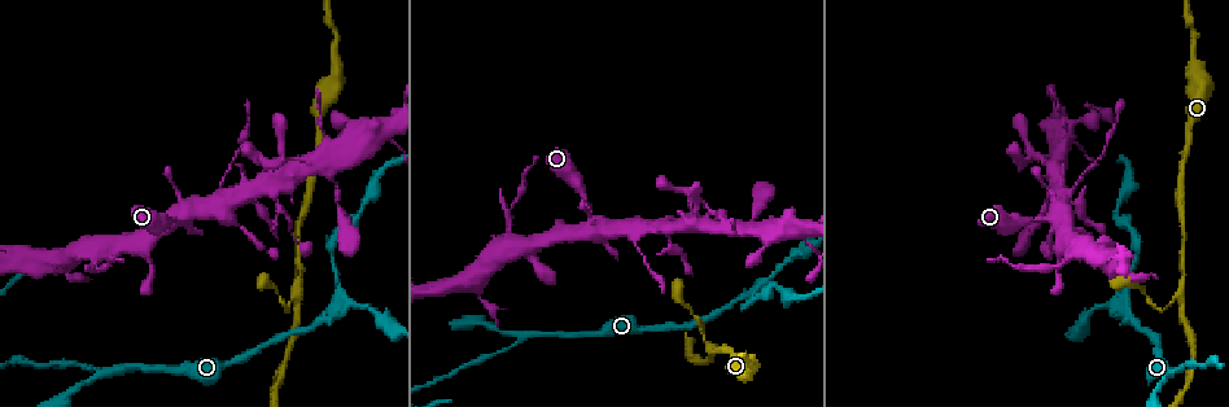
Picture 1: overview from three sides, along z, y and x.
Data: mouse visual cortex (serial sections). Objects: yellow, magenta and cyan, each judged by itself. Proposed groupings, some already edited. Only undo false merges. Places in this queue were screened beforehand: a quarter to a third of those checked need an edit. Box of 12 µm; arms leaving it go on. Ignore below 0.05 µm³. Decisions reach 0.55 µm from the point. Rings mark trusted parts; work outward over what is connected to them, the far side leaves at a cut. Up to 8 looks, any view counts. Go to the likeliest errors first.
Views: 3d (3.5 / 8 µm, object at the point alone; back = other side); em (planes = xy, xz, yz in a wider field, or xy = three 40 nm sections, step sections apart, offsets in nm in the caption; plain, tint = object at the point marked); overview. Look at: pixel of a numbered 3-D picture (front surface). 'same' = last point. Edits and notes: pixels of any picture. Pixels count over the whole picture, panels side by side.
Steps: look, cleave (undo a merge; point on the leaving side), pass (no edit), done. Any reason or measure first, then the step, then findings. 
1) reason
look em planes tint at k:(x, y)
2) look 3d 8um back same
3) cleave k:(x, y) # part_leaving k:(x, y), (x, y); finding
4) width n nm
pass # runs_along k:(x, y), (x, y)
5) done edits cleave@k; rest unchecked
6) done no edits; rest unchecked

look 3d 8um back at 1:(525, 337)

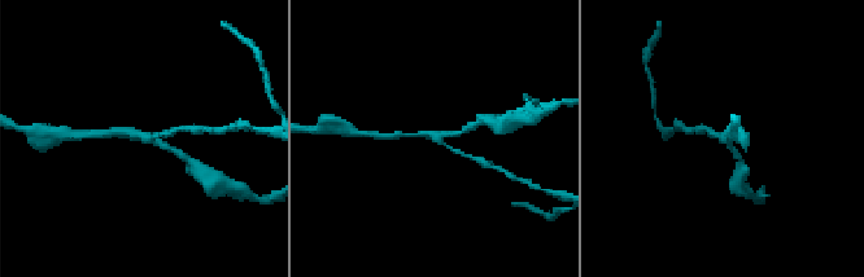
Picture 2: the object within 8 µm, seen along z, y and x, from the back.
arms 3; arm_widths 150, 150, 200 nm
look em xy step 3 tint at 2:(147, 136)

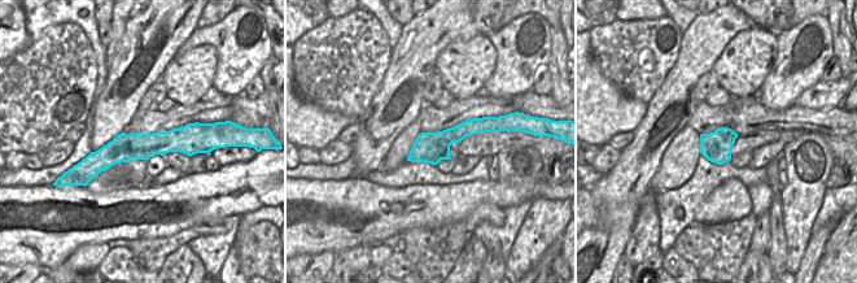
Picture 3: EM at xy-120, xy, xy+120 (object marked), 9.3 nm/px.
cleave 2:(168, 133) # a second cell is stuck on

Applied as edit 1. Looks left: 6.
see it whole again
look overview

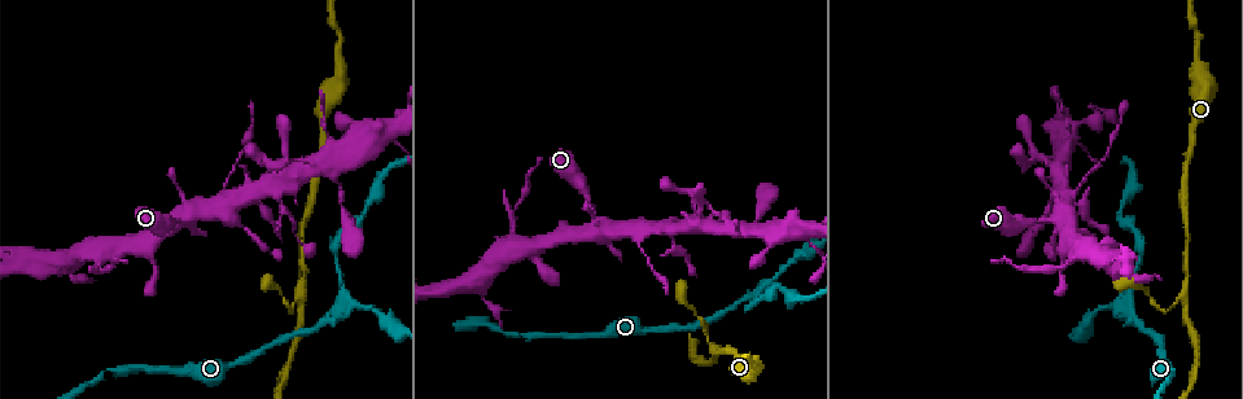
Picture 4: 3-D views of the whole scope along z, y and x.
arms part here
look 3d 3.5um at 4:(1130, 305)

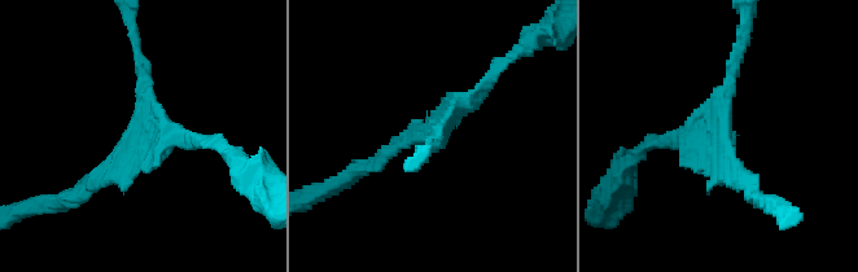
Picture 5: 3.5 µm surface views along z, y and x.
now the EM
look em xy step 1 tint at 5:(725, 139)

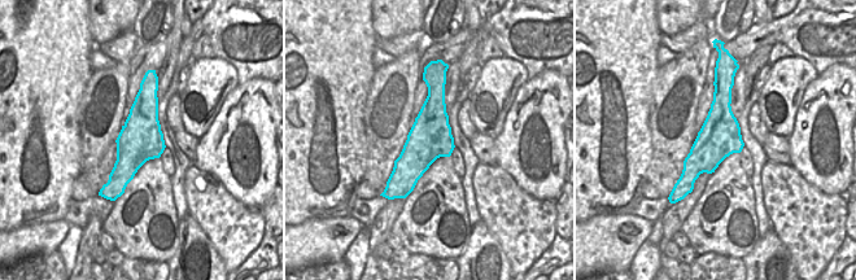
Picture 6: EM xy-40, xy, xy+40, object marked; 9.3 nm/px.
pass # runs_along 6:(147, 84), (140, 139), (118, 192); one cell here

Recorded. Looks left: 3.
abrupt turn
look 3d 3.5um at 4:(302, 297)

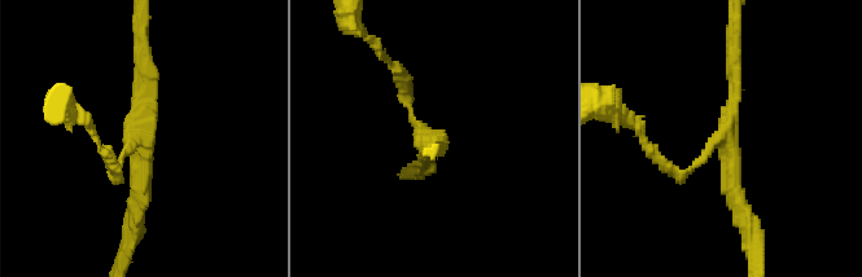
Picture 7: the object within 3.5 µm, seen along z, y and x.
arms 3; arm_widths 100, 200, 200 nm; now the EM
look em xy step 1 tint at 7:(142, 135)

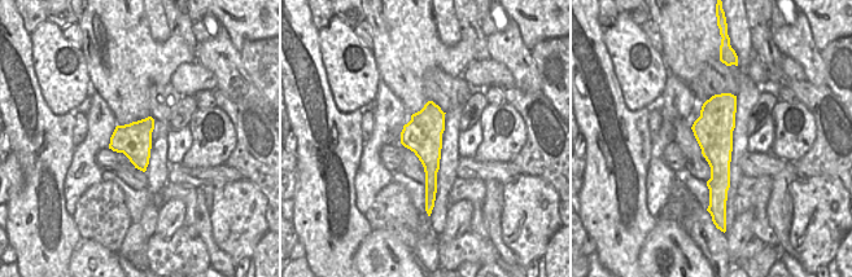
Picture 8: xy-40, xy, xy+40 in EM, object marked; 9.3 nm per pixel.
pass # runs_along 7:(733, 52), (726, 155), (747, 219); all the same cell

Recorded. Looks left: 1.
done edits cleave@2; rest unchecked

